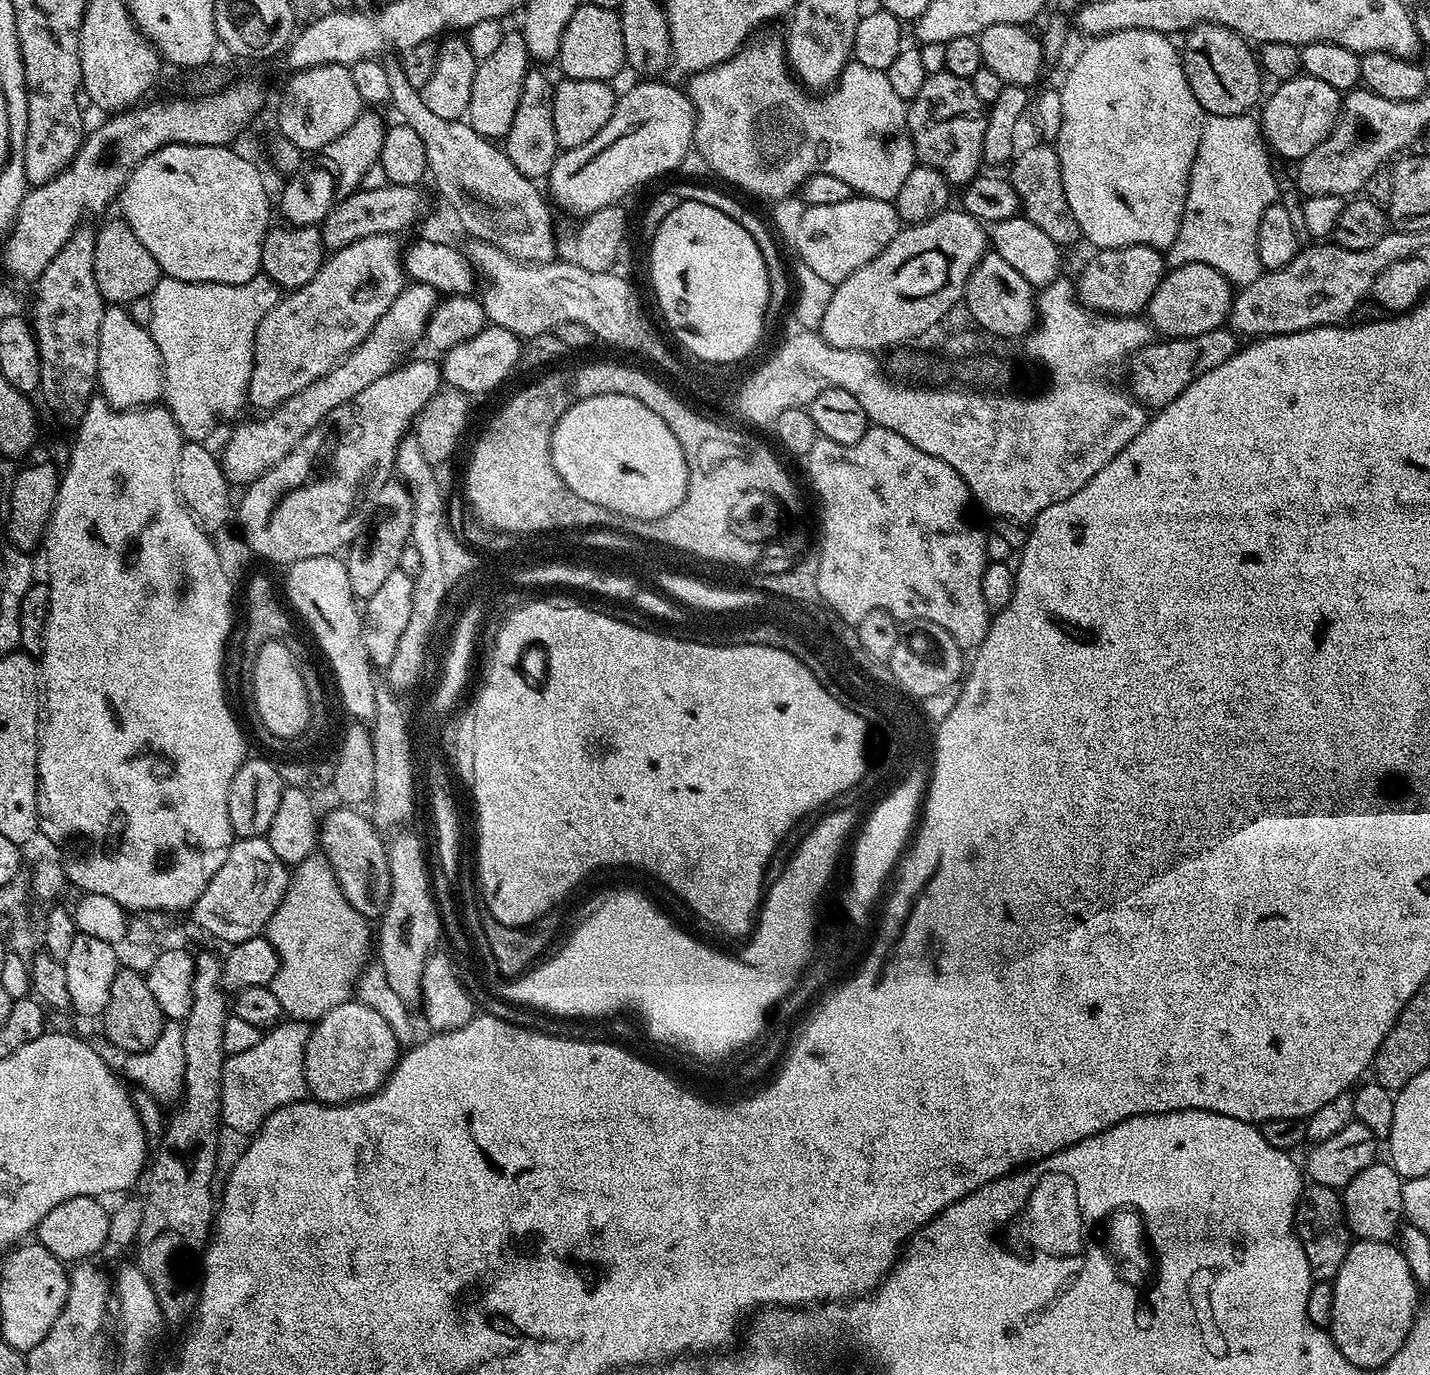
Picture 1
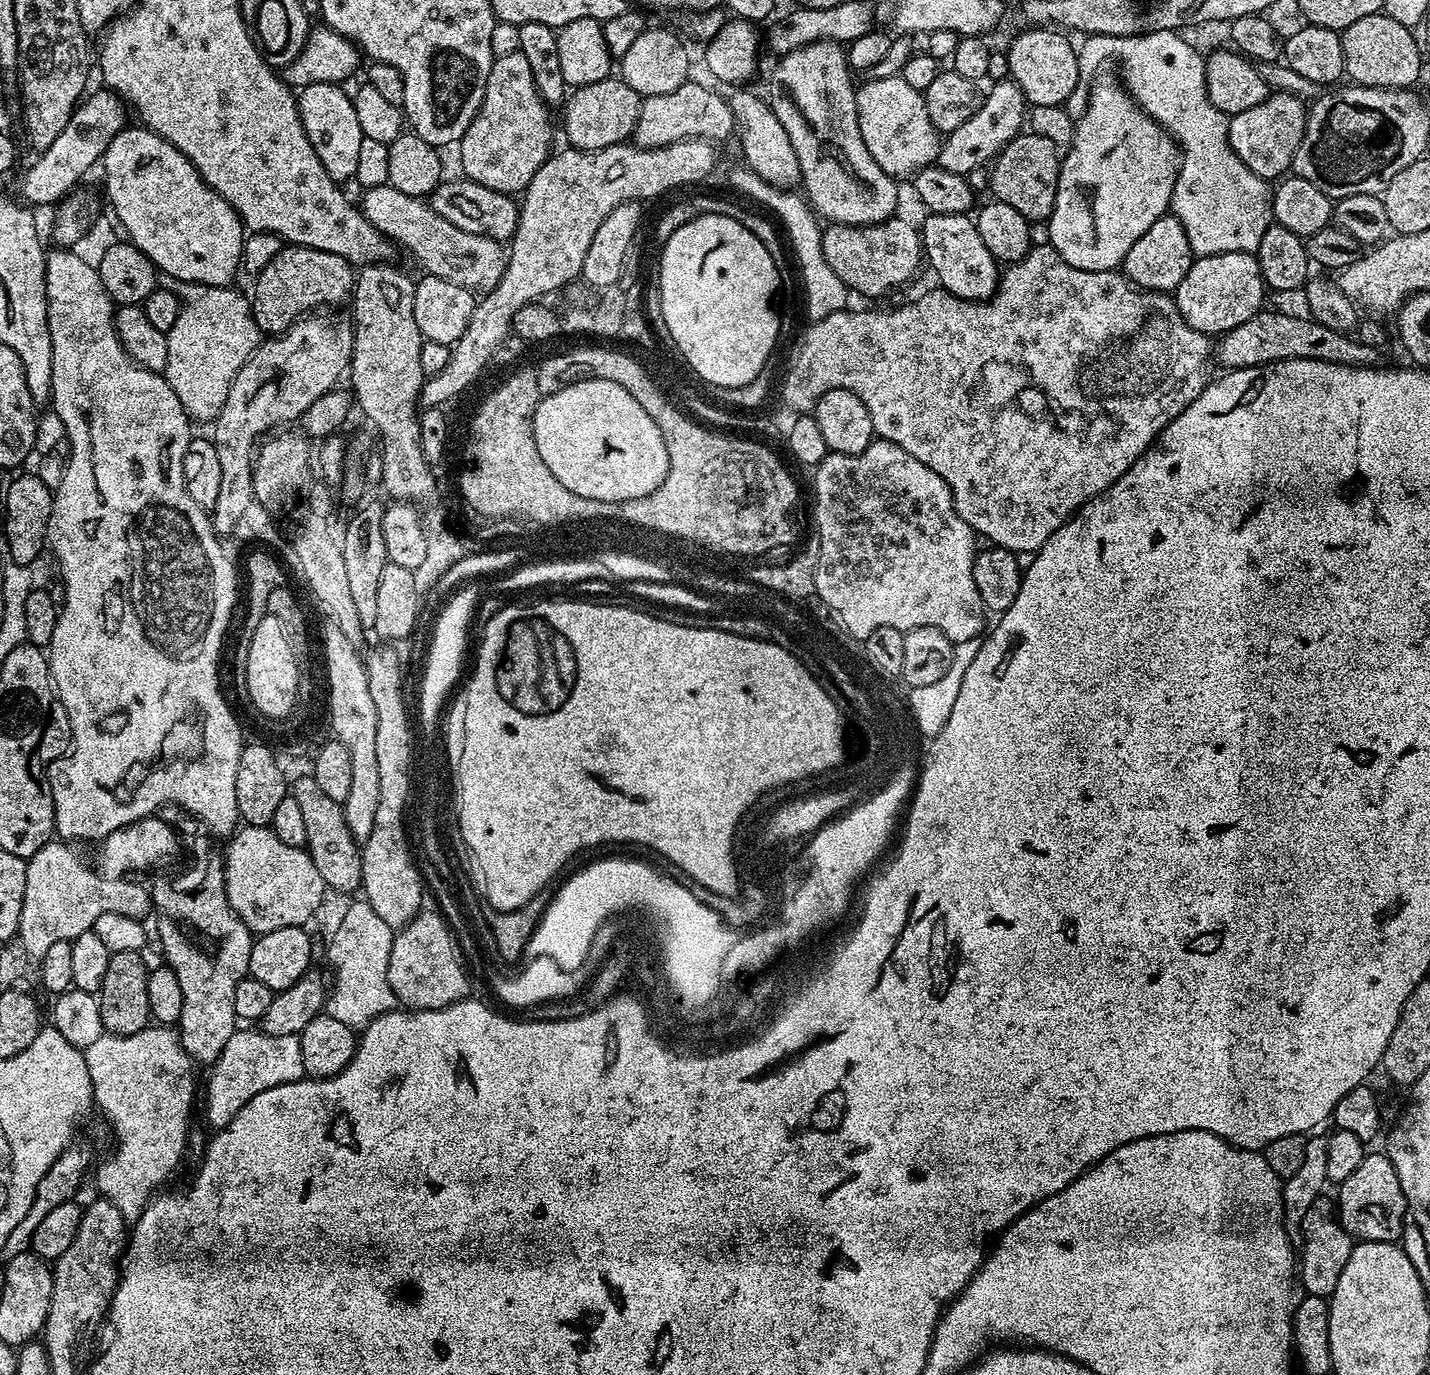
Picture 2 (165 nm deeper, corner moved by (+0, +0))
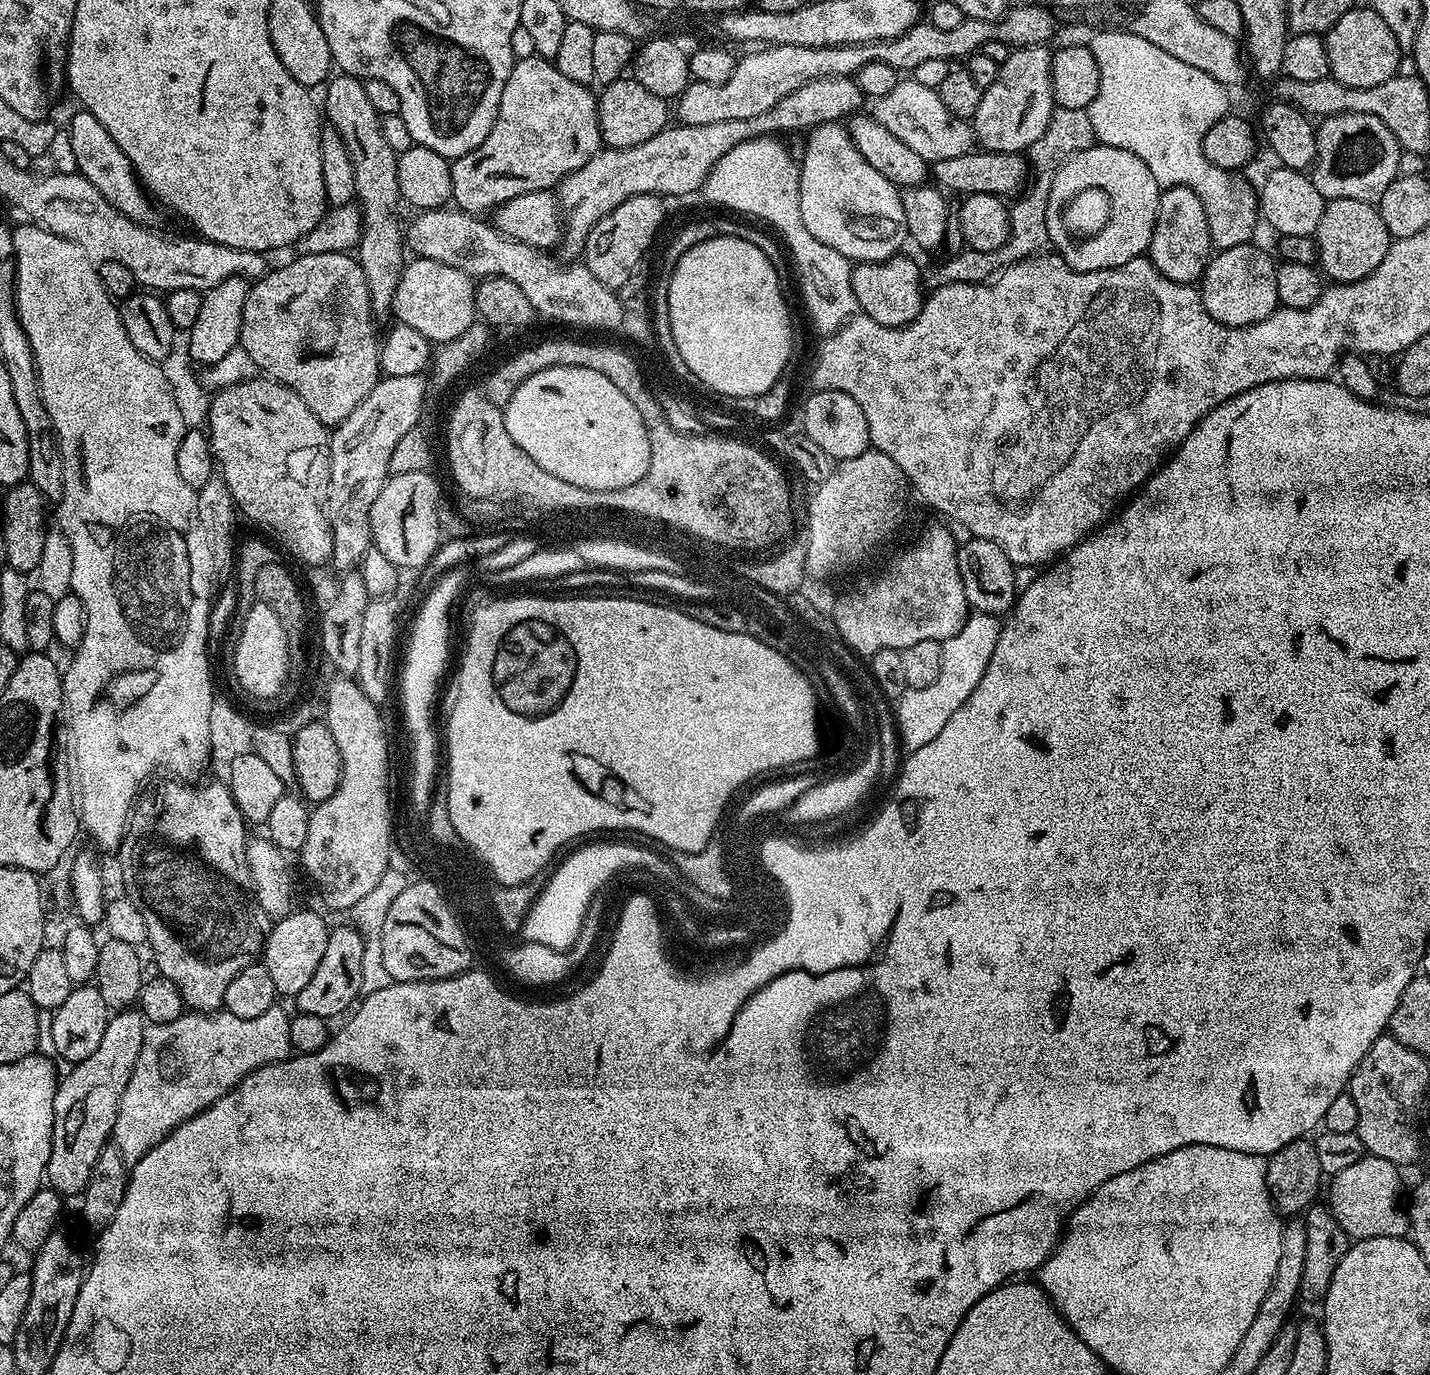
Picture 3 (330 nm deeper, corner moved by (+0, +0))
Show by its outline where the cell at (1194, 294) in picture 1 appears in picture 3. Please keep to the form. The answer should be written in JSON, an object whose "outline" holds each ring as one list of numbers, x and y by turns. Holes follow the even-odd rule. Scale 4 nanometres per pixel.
{"outline":[[1249,242,1219,249,1209,259,1204,267,1204,274,1198,281,1198,291,1202,298,1202,306,1206,306,1206,314,1218,322,1231,328,1245,328,1251,324,1262,322,1270,313,1275,312,1280,299,1278,298,1278,282,1276,281,1277,265,1260,248,1255,248,1255,243]]}

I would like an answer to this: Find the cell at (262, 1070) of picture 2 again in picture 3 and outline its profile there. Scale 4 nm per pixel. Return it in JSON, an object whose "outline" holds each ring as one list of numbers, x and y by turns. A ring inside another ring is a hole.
{"outline":[[273,1006,270,1010,266,1010,266,1014,258,1014,258,1018,238,1018,234,1014,217,1010,211,1014,202,1012,189,1011,183,1016,174,1018,174,1022,166,1022,165,1024,148,1024,144,1030,144,1041,142,1042,142,1054,138,1054,138,1062,134,1066,134,1074,130,1074,130,1082,126,1085,126,1094,122,1094,120,1099,120,1109,118,1110,118,1118,112,1127,112,1140,124,1161,135,1162,140,1160,154,1146,158,1146,158,1142,162,1142,166,1137,174,1131,182,1122,186,1122,190,1118,194,1118,202,1110,206,1110,214,1102,218,1102,218,1098,222,1098,234,1087,240,1084,242,1078,246,1078,254,1070,258,1070,267,1064,273,1064,279,1060,287,1060,293,1055,294,1049,290,1042,290,1022,292,1016,286,1009,281,1006]]}

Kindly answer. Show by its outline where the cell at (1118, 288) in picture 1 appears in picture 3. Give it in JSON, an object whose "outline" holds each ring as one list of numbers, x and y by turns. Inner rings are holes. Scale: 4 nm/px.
{"outline":[[1186,186,1163,189,1154,234,1147,251,1155,268,1174,282,1195,285,1203,276,1204,267,1208,265,1213,252,1206,210,1198,194]]}

